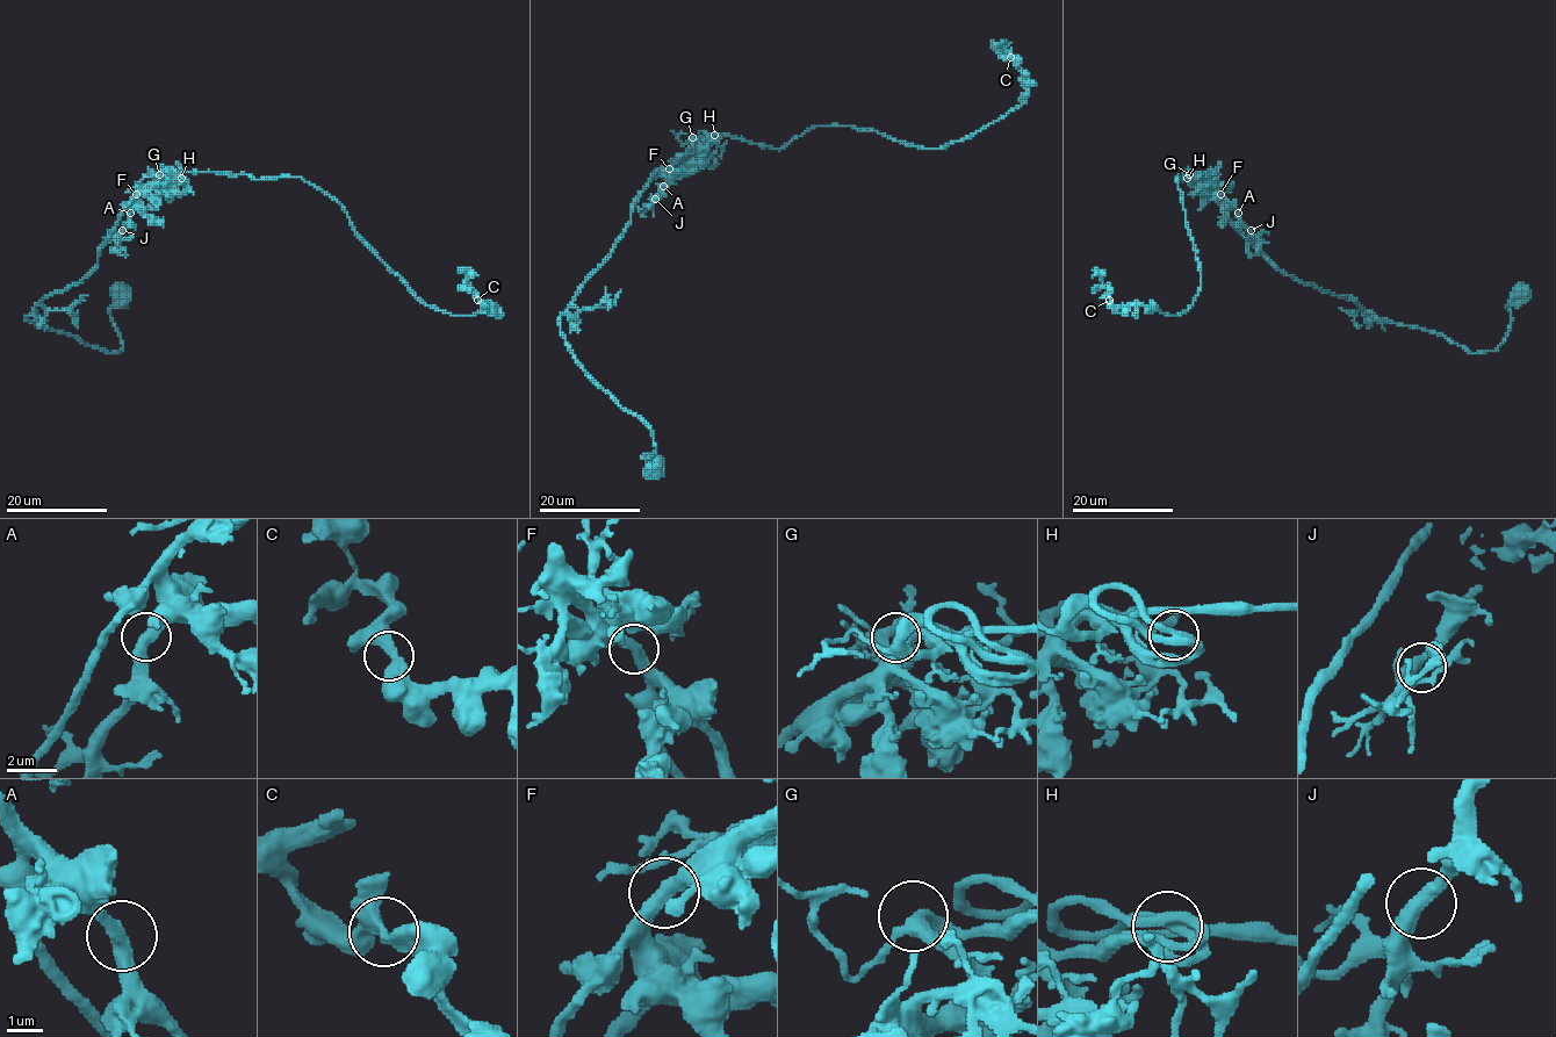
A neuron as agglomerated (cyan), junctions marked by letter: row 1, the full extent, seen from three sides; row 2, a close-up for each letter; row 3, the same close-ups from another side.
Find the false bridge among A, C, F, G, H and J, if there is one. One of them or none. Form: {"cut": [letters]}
{"cut": []}

